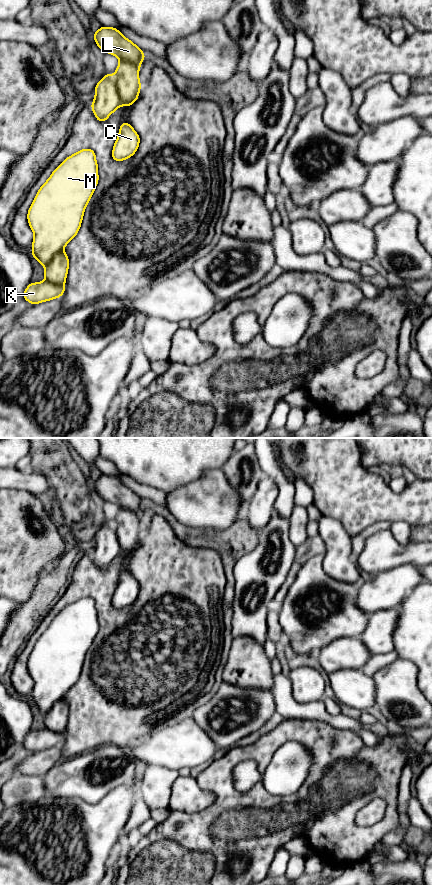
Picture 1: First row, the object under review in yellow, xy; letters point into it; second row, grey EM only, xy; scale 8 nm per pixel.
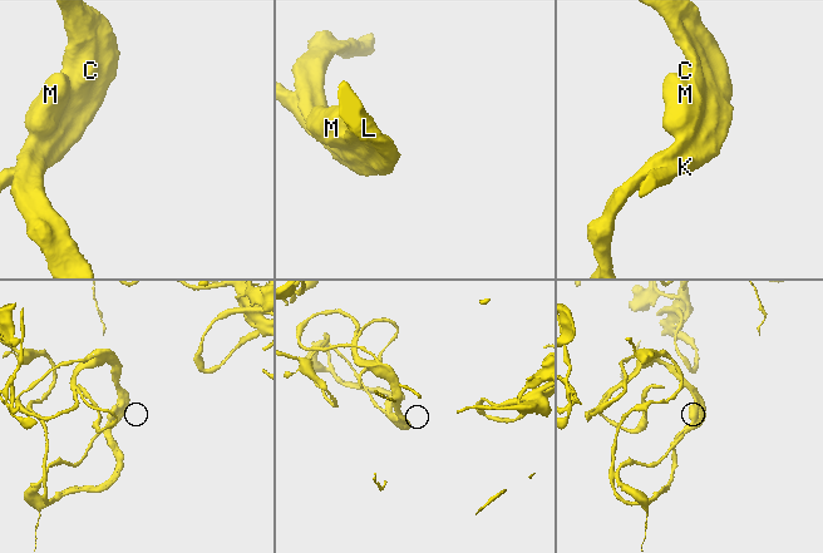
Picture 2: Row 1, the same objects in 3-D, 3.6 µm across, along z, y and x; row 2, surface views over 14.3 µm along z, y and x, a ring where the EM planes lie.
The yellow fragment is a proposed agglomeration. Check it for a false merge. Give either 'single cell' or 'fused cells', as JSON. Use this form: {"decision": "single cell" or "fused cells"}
{"decision": "single cell"}

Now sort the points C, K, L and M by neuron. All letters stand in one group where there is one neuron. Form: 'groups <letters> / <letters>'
groups C K L M

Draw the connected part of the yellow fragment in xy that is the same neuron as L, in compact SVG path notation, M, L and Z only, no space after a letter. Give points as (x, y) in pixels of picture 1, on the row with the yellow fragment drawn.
M101 26L94 32L97 46L104 52L119 58L119 64L114 75L107 73L95 87L95 98L90 104L94 116L99 122L105 122L107 118L117 110L119 106L131 106L137 101L141 89L139 80L139 68L146 55L134 42L124 37L116 28Z

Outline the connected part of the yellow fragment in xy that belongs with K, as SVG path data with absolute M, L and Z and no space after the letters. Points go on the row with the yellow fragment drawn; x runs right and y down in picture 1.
M87 148L67 157L38 190L27 219L34 233L31 254L45 267L45 280L25 289L22 298L31 304L64 294L69 259L63 248L78 233L98 181L96 154Z

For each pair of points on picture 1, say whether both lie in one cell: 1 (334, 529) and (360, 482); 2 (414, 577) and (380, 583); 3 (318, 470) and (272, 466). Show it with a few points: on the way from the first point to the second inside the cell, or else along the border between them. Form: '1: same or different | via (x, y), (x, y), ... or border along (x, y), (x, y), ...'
1: different | border along (322, 516), (336, 519), (351, 537)
2: same | via (406, 577), (397, 583), (388, 583)
3: different | border along (274, 448), (284, 467), (294, 479)

